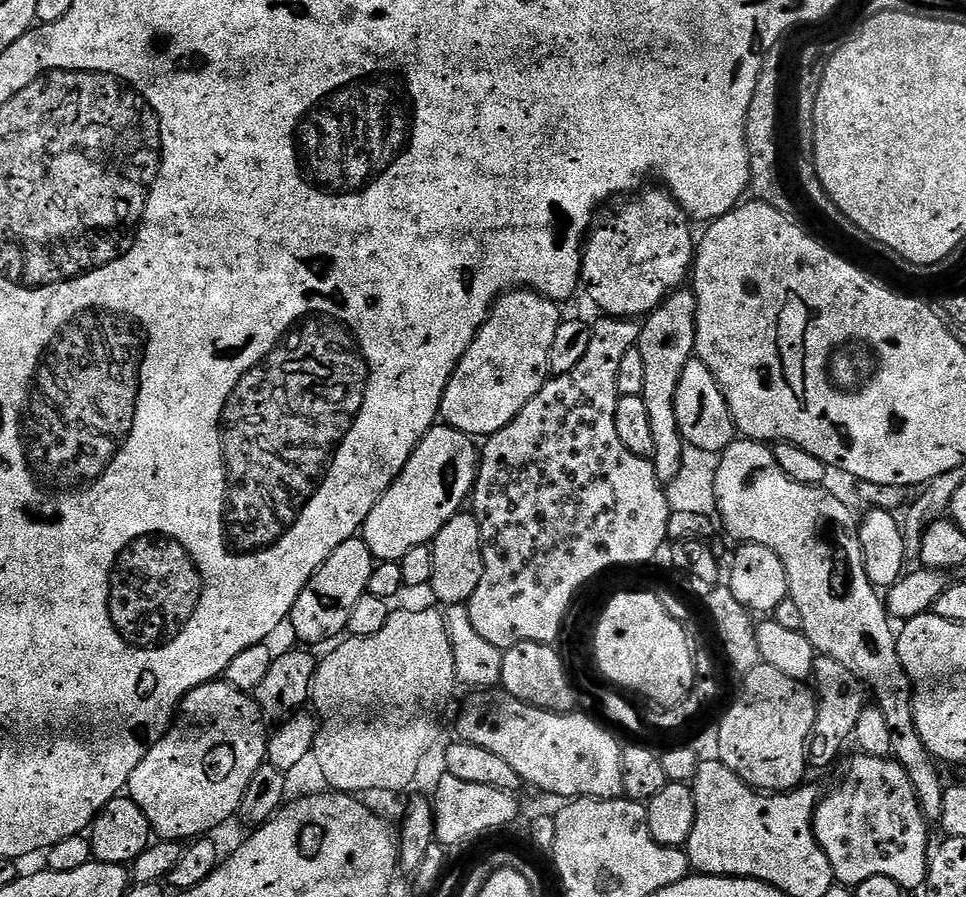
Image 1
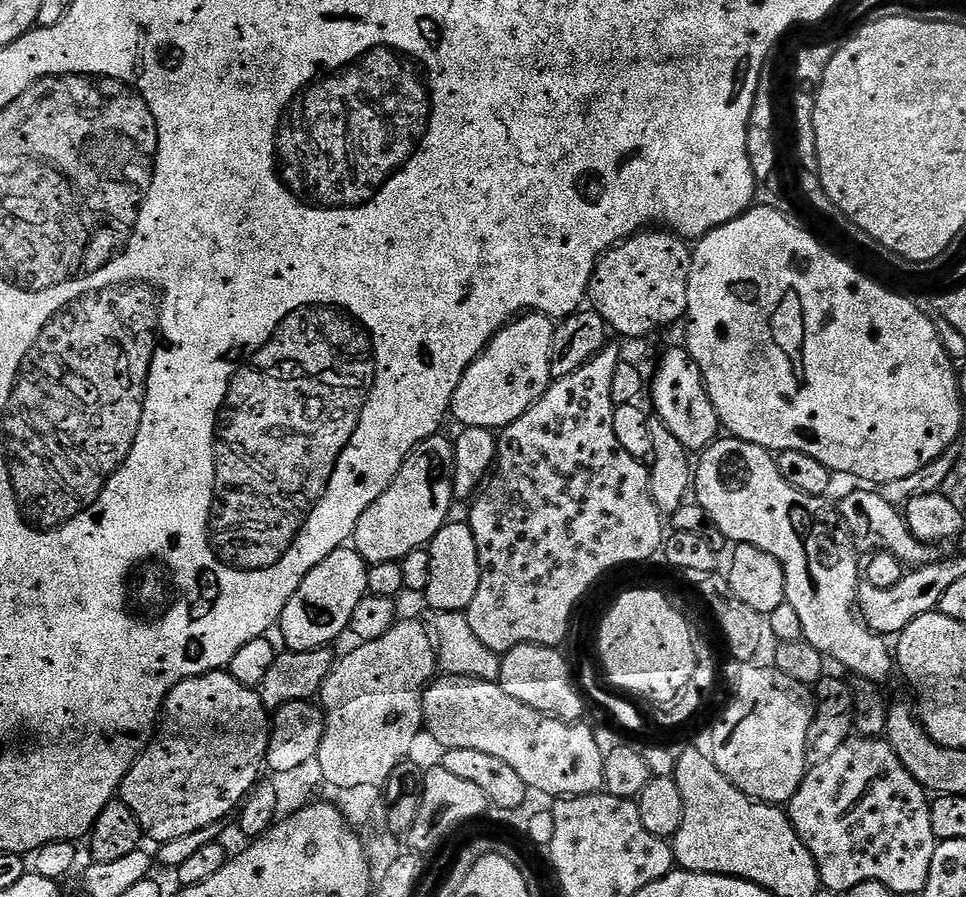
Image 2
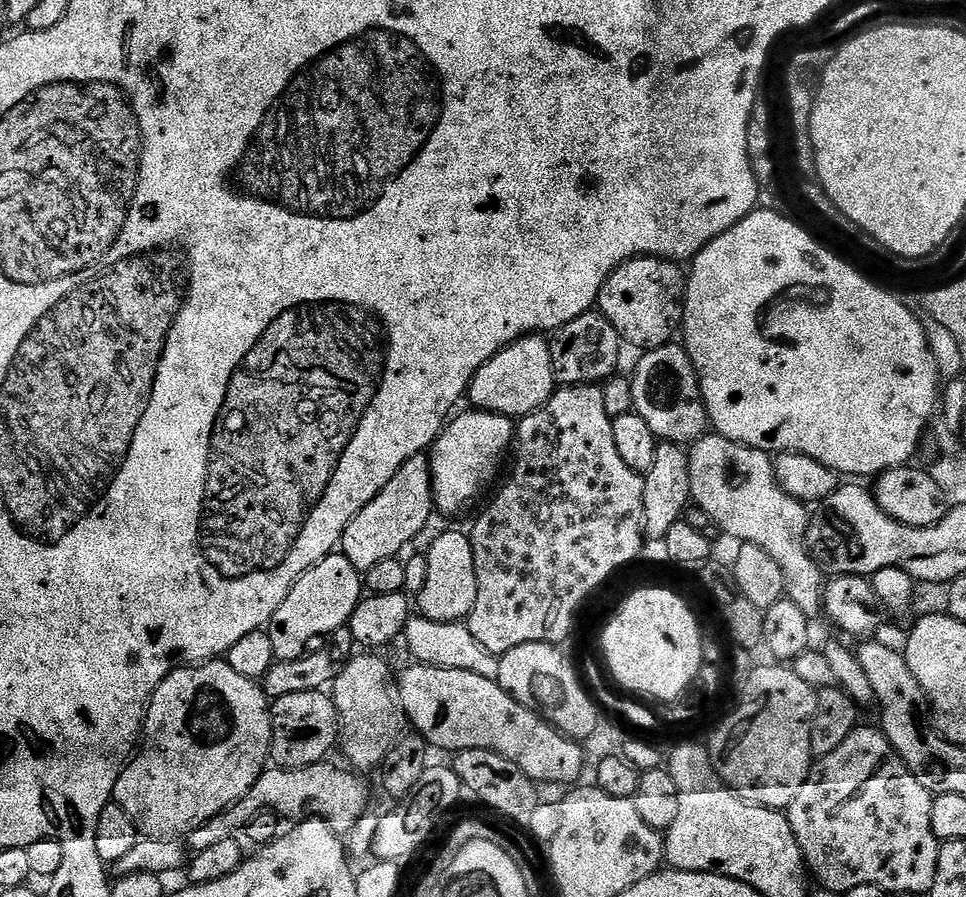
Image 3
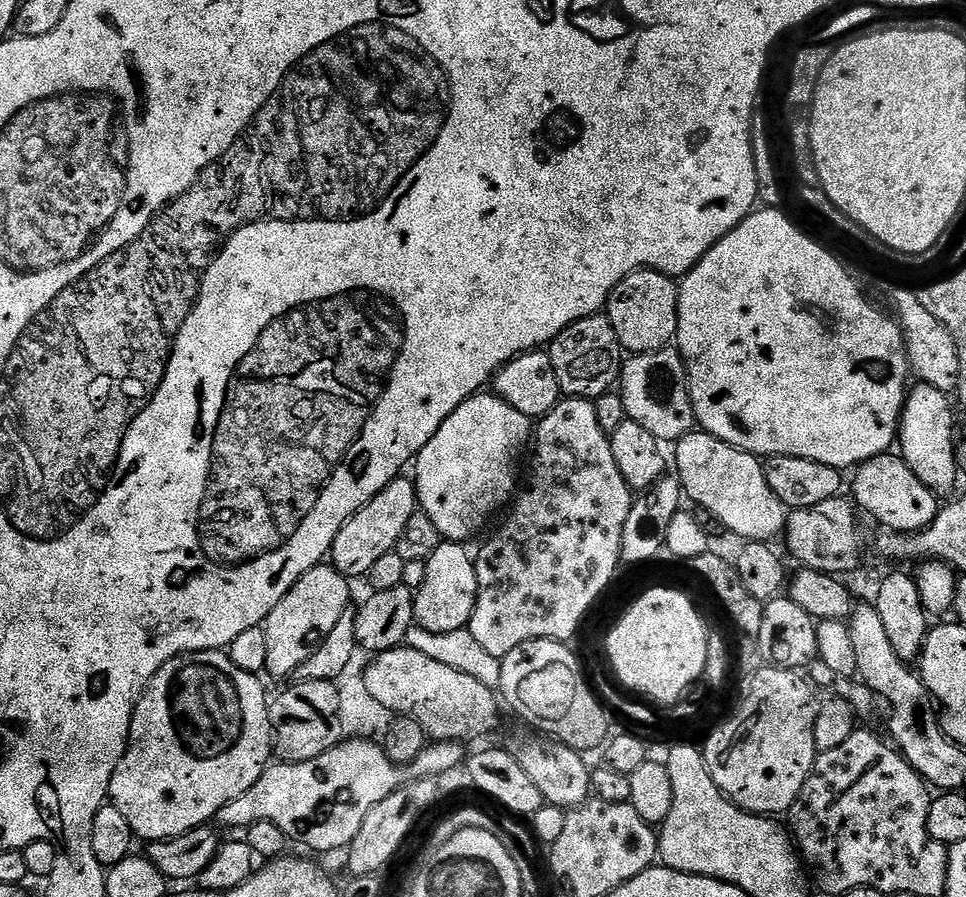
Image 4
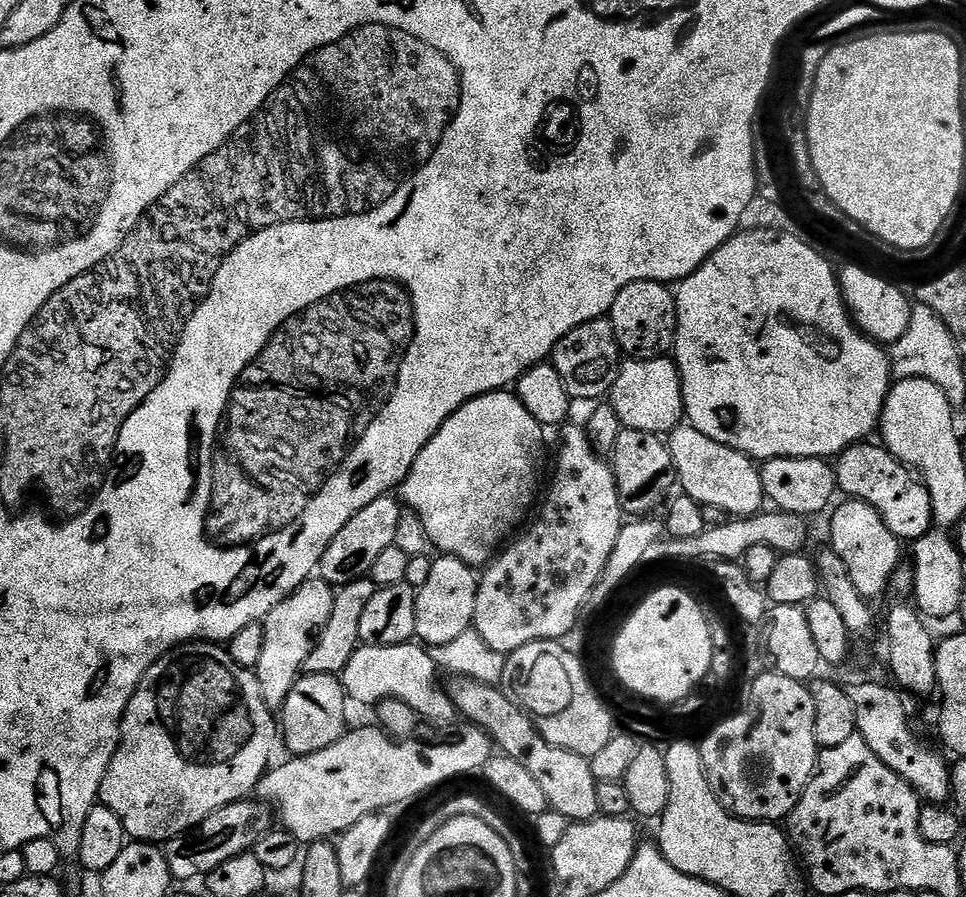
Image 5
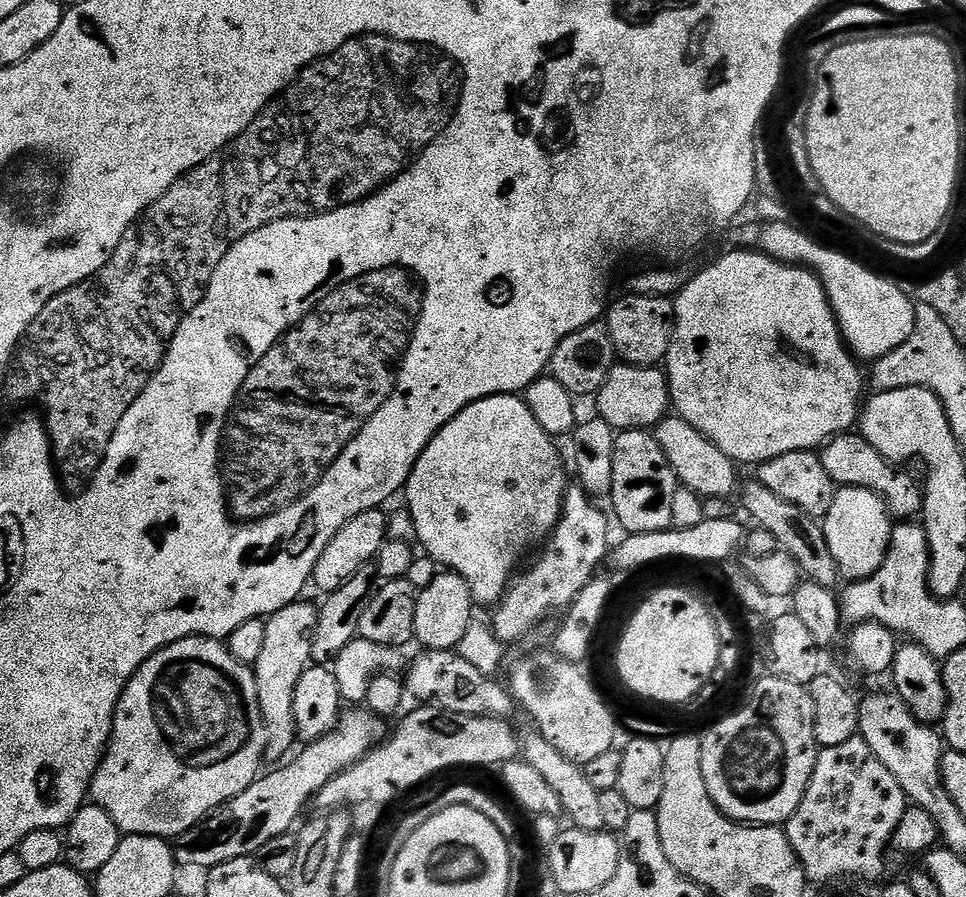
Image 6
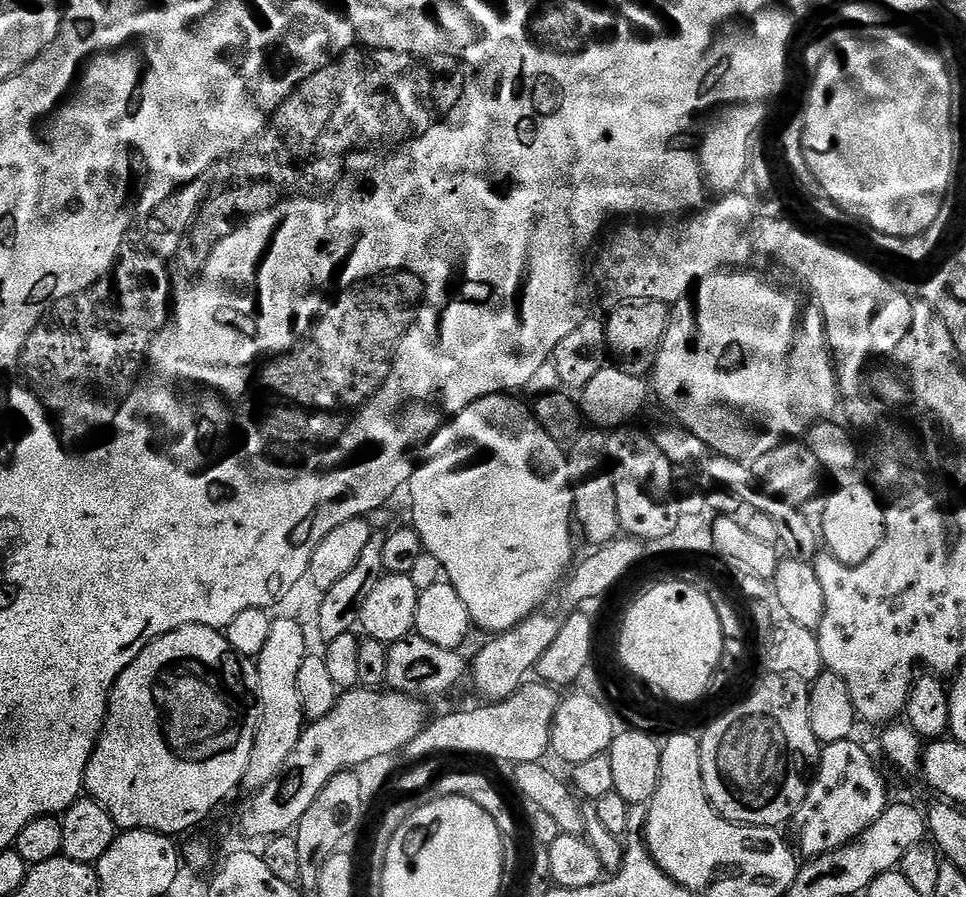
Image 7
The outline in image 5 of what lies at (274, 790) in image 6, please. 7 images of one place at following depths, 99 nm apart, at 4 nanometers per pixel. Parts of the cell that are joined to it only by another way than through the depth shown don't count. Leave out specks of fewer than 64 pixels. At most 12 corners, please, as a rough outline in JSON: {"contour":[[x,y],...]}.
{"contour":[[222,806],[163,845],[173,881],[207,876],[251,851],[273,809]]}

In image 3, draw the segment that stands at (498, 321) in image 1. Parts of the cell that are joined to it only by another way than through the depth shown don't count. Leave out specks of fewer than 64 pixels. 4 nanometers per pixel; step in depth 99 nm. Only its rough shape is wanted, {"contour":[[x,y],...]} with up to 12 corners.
{"contour":[[550,343],[507,344],[474,374],[471,407],[523,418],[557,387]]}

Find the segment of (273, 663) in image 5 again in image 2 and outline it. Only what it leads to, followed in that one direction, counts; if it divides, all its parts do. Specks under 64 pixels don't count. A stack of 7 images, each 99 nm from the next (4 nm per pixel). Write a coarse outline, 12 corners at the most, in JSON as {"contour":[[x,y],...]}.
{"contour":[[355,547],[334,550],[286,602],[289,652],[327,648],[368,591]]}

